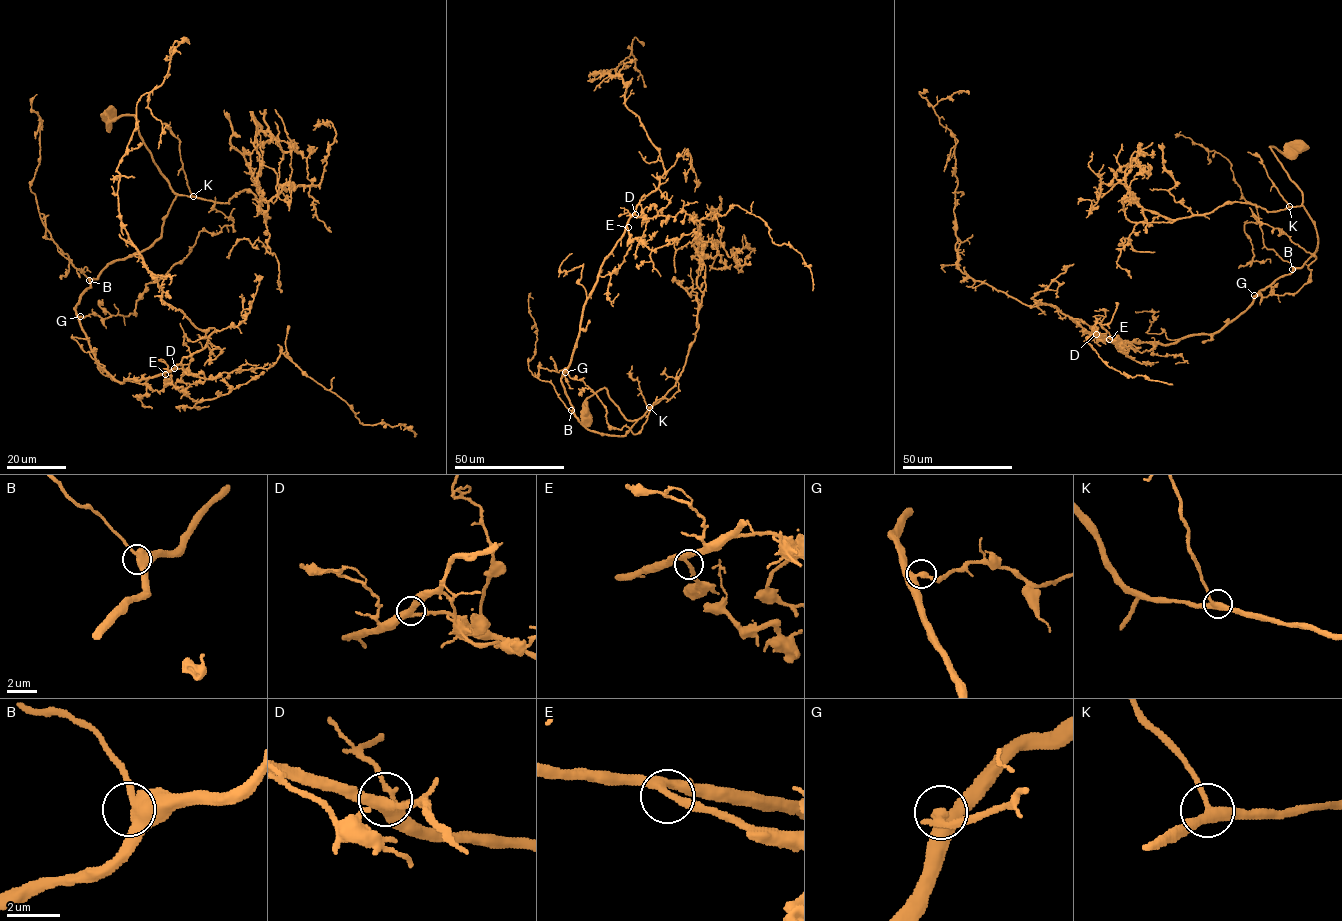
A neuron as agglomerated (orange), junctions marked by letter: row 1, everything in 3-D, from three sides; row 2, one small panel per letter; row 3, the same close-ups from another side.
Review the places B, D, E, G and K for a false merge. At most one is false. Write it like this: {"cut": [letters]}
{"cut": []}

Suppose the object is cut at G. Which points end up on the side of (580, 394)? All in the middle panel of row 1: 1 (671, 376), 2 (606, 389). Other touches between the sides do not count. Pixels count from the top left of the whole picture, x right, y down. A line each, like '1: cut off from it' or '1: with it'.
1: with it
2: cut off from it

